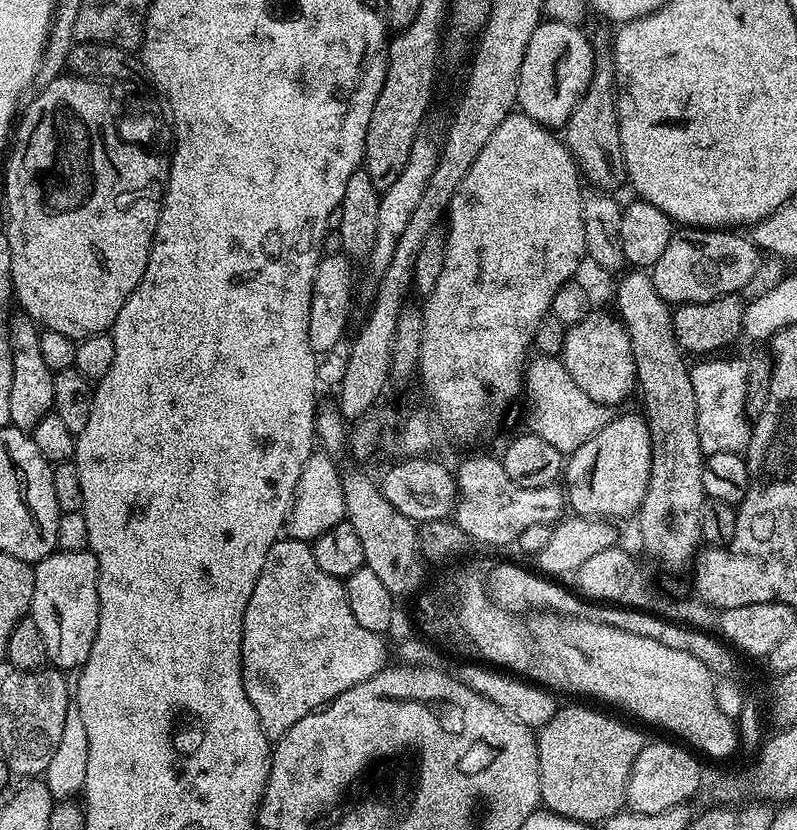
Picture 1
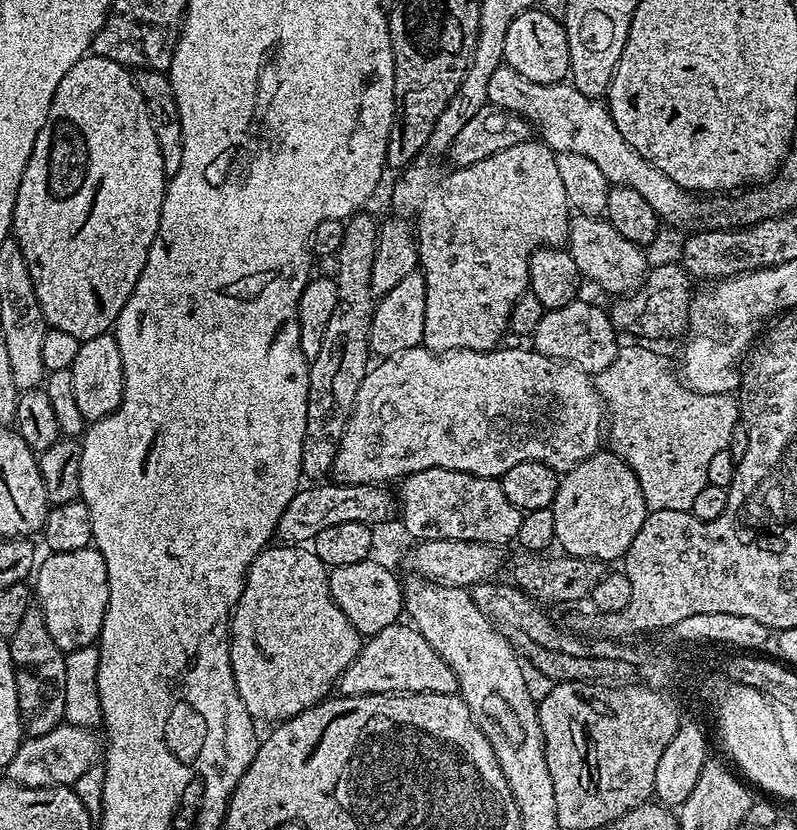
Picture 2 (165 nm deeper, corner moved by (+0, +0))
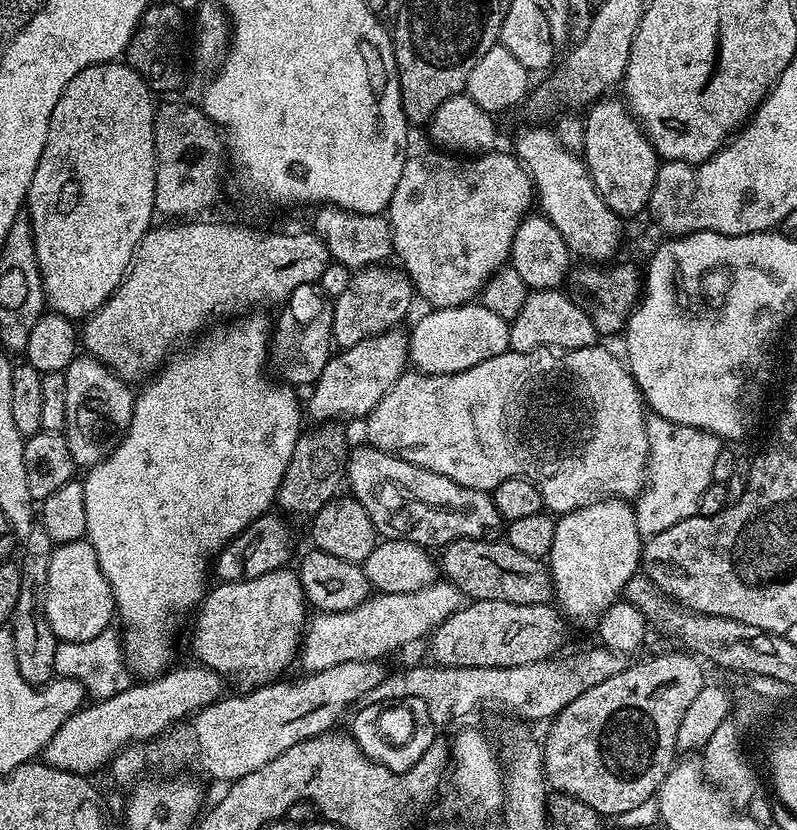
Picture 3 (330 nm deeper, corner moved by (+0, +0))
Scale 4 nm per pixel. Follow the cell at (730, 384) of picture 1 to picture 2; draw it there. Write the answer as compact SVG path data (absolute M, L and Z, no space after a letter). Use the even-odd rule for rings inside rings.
M625 343L614 362L610 362L606 370L595 373L594 383L606 409L606 436L612 439L611 451L621 456L630 470L634 470L649 512L691 512L694 497L702 491L702 486L709 484L710 461L718 450L728 447L730 436L741 423L740 406L737 397L732 394L695 392L674 371L674 364L672 368L666 357L659 356L652 349L655 347L640 344Z

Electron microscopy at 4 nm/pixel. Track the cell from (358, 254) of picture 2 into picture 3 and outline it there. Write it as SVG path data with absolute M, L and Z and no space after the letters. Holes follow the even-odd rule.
M328 422L313 428L316 428L313 432L305 431L296 440L290 466L286 466L286 474L282 474L275 502L275 507L281 508L281 513L289 512L292 516L311 518L341 491L350 451L350 443L340 429L343 427L339 423Z

